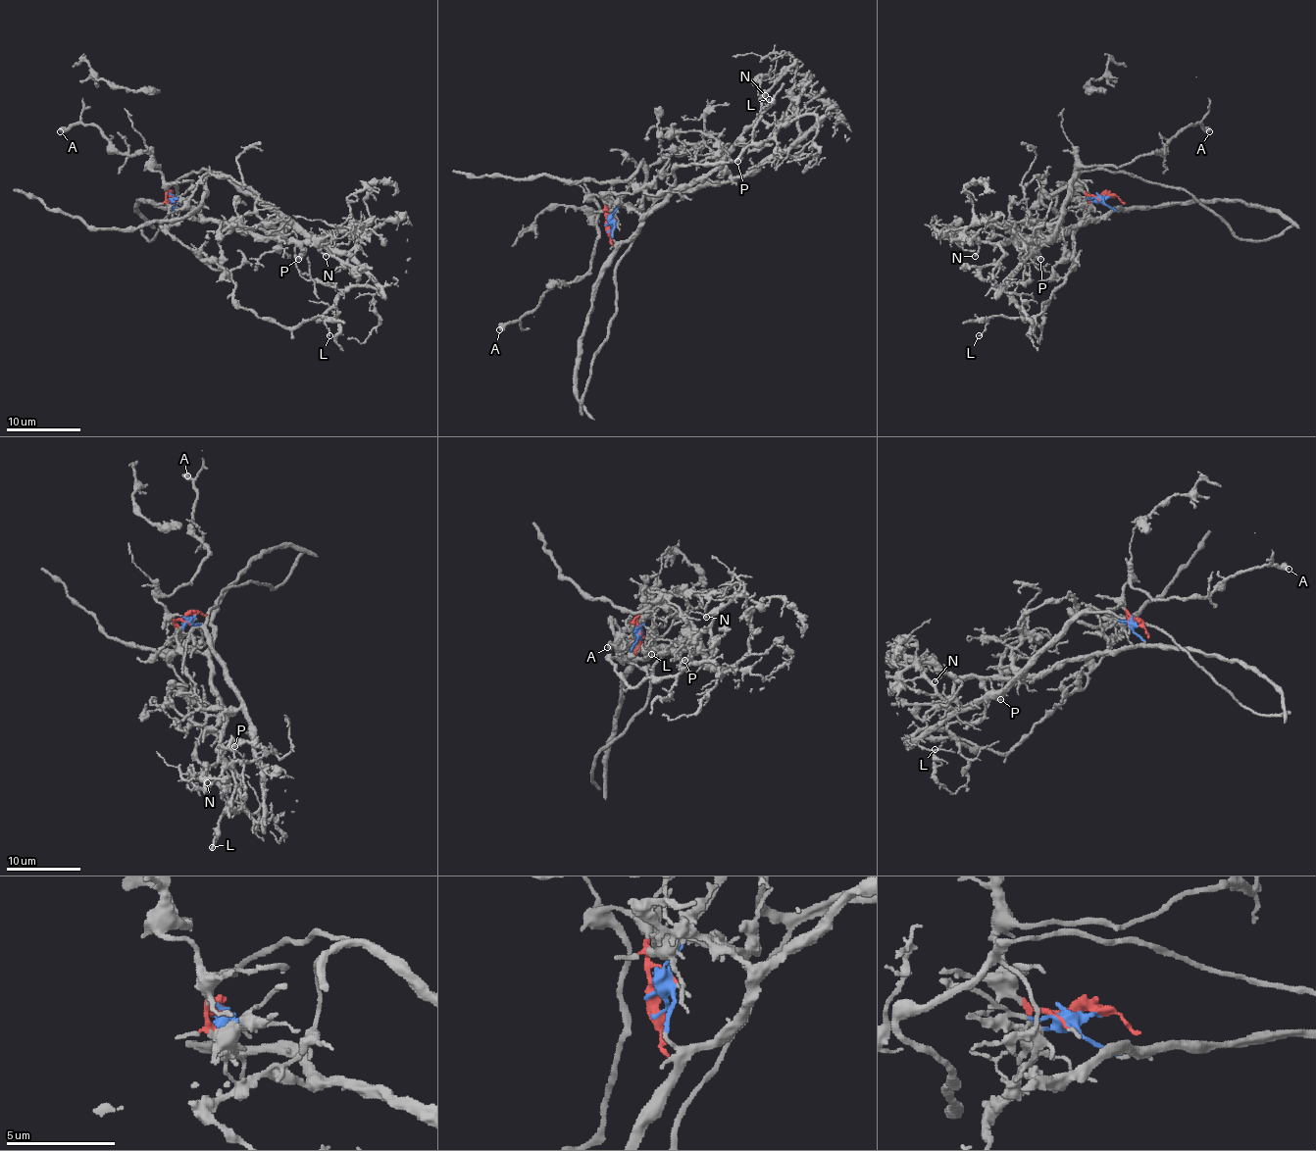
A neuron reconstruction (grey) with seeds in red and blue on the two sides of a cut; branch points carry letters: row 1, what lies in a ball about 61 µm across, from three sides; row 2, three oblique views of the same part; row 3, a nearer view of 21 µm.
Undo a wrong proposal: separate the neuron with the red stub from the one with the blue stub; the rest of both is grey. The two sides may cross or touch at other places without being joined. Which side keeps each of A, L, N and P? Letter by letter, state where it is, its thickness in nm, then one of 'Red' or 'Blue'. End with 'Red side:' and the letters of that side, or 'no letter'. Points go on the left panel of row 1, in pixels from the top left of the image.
A: Place: (60, 131). Thickness 500 nm. Red
L: Place: (329, 335). Thickness 100 nm. Red
N: Place: (326, 256). Thickness 120 nm. Blue
P: Place: (298, 259). Thickness 400 nm. Blue
Red side: A, L

